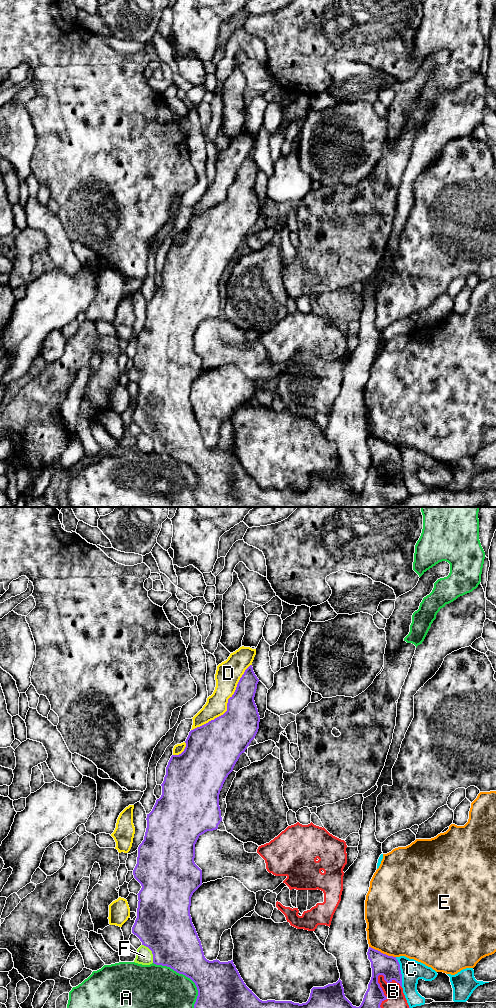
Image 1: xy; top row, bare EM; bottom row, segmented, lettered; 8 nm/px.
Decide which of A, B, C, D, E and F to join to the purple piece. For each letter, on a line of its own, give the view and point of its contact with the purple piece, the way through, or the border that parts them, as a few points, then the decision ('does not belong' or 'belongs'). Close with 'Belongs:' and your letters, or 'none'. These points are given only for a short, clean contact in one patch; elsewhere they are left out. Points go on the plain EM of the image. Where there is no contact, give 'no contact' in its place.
A: meets purple in xy at (191, 467); does not belong
B: meets purple in xy at (386, 485); does not belong
C: meets purple in xy at (400, 460); does not belong
D: meets purple in xy at (227, 193); does not belong
E: meets purple in xy at (382, 441); does not belong
F: meets purple in xy at (152, 440); border along xy (142, 432), (151, 439), (153, 450); does not belong
Belongs: none

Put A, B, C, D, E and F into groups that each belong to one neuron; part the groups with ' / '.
A / B / C / D / E / F

